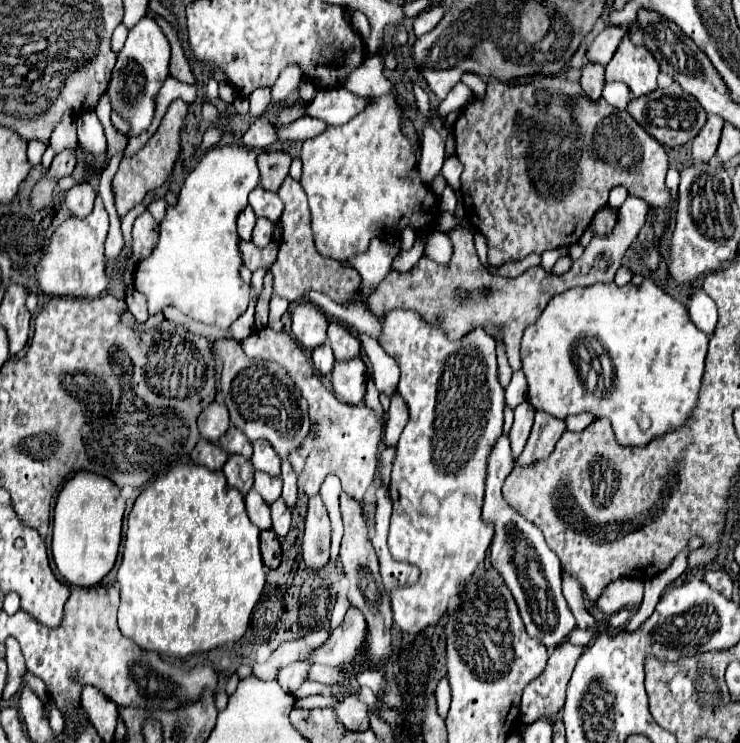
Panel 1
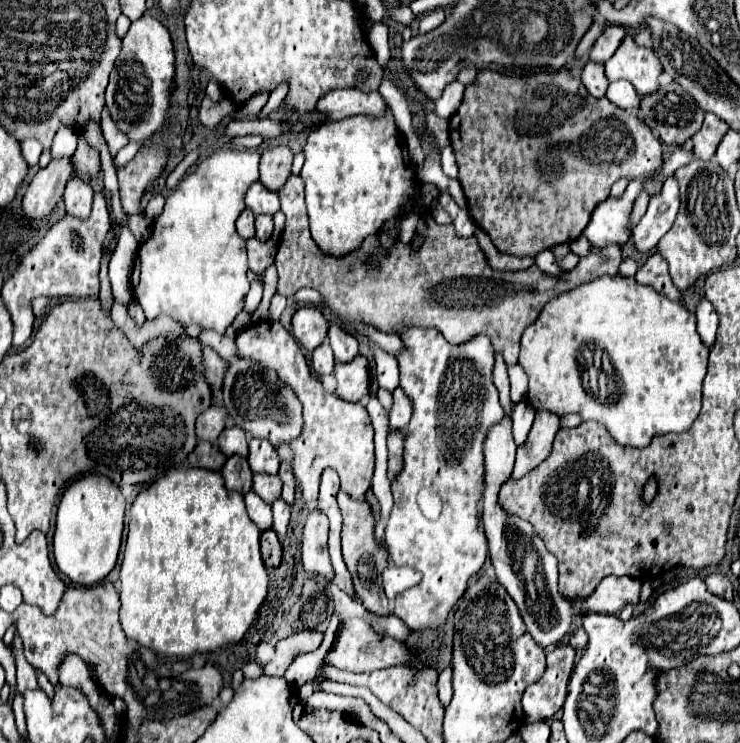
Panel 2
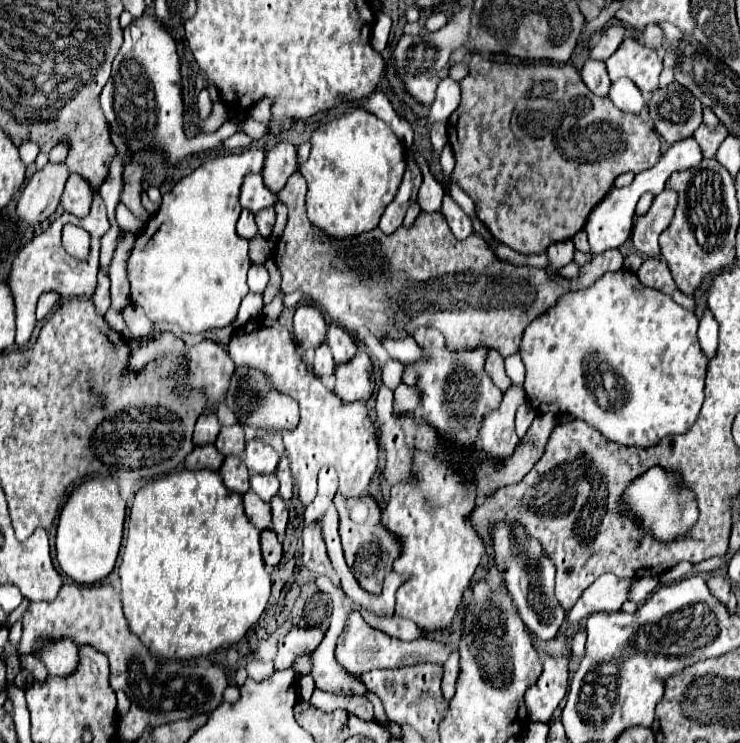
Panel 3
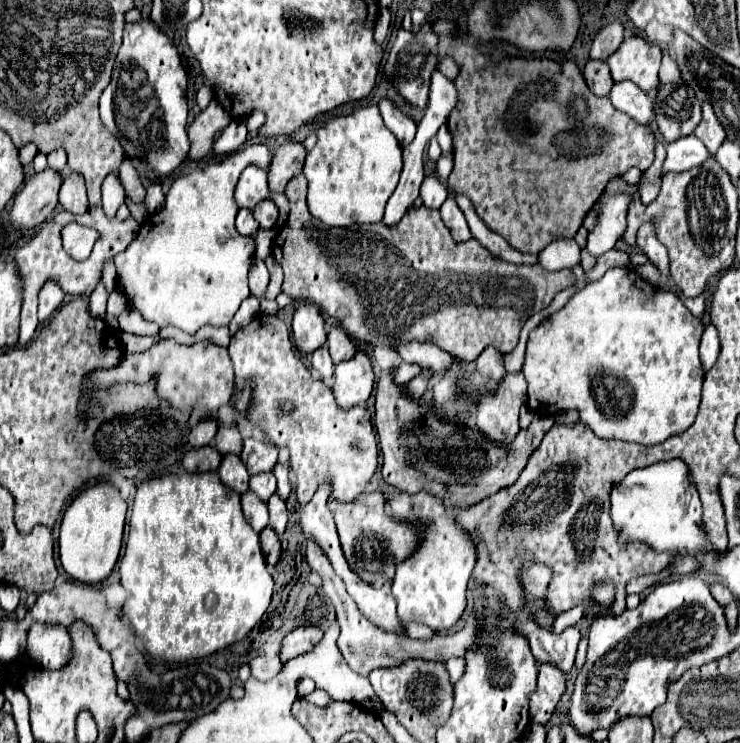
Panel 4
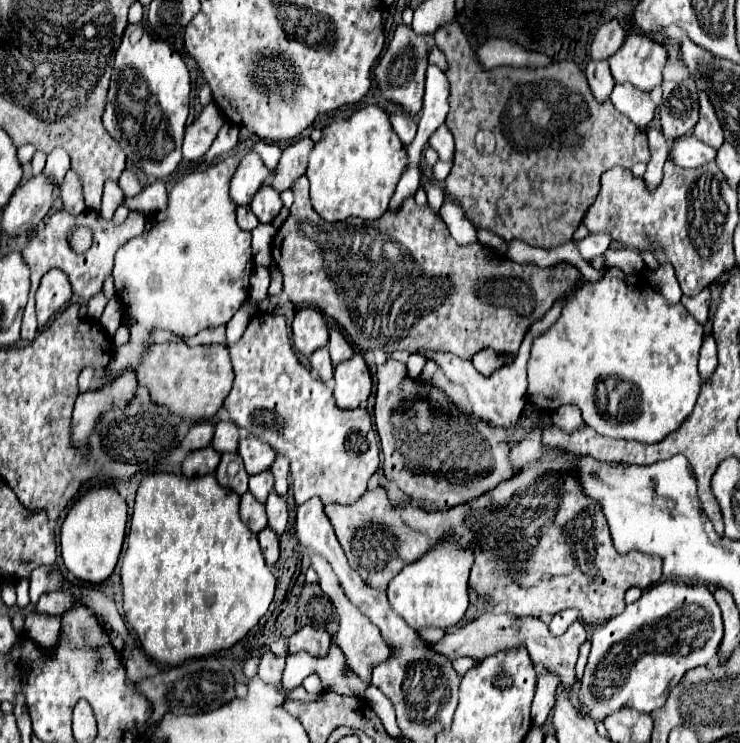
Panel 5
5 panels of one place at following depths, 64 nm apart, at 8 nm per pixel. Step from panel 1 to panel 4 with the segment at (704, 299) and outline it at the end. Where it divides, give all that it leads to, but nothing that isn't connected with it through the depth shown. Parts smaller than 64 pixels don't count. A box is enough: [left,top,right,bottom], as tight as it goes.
[700,324,718,372]

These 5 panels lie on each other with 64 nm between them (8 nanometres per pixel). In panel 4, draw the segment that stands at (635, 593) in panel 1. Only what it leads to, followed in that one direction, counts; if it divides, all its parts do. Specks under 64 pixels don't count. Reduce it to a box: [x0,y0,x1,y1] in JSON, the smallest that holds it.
[552,582,614,634]

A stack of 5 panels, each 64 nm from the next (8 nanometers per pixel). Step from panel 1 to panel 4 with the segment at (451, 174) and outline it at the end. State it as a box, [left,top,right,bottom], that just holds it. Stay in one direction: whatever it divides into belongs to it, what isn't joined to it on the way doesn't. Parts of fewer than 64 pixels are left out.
[436,154,452,180]

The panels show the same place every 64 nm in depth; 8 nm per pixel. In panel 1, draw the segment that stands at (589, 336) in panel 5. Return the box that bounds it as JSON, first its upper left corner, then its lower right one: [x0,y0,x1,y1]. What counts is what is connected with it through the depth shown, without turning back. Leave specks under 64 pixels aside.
[520,280,708,446]

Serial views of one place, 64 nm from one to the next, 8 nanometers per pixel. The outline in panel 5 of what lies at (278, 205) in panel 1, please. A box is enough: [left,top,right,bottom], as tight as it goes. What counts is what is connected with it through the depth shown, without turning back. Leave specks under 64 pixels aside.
[230,150,270,206]

